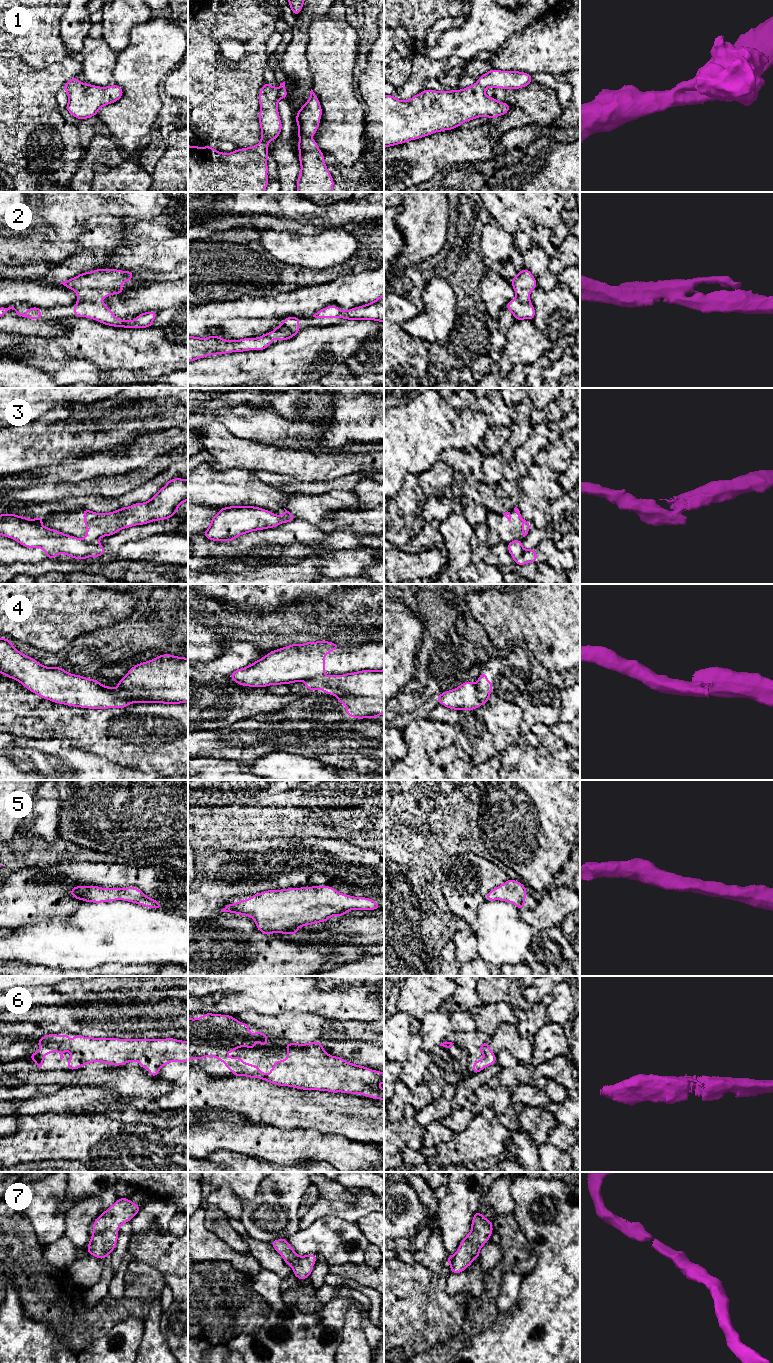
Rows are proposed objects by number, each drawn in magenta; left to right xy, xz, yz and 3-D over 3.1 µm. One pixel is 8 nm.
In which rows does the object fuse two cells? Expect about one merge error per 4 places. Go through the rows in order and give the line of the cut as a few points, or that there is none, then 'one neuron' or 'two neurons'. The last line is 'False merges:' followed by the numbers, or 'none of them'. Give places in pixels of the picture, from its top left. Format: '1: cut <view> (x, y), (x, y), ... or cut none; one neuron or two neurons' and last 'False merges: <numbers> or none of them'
1: cut none; one neuron
2: cut none; one neuron
3: cut xy (80, 539), (86, 542), (98, 543); two neurons
4: cut xy (117, 687), (122, 697), (148, 702); two neurons
5: cut none; one neuron
6: cut none; one neuron
7: cut none; one neuron
False merges: 3, 4

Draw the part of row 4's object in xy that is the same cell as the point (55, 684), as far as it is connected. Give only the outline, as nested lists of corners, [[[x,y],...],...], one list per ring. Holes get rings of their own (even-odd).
[[[0,638],[0,673],[20,682],[29,691],[36,695],[58,704],[67,706],[108,709],[126,708],[132,703],[148,703],[147,701],[131,701],[119,696],[119,689],[111,688],[101,684],[96,679],[89,679],[81,675],[66,672],[61,667],[46,667],[34,658],[19,652],[11,640]]]

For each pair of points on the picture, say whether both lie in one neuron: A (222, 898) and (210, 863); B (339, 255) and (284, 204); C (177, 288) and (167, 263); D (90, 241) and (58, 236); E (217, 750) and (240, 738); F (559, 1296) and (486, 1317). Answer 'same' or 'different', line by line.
A: same
B: different
C: different
D: different
E: same
F: different

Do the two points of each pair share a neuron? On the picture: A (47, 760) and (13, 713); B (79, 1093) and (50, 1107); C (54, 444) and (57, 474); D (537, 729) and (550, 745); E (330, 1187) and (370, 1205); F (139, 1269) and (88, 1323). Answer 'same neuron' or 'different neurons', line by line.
A: different neurons
B: same neuron
C: different neurons
D: same neuron
E: different neurons
F: same neuron

